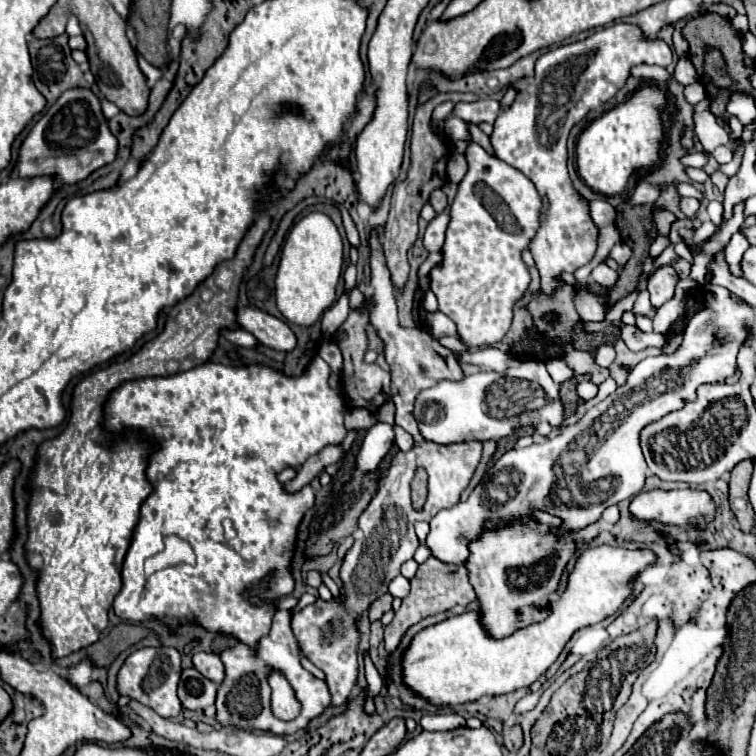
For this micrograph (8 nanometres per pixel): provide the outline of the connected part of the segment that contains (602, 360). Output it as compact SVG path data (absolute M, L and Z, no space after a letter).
M602 345L596 349L596 363L602 367L610 367L612 361L616 359L616 349L614 345Z

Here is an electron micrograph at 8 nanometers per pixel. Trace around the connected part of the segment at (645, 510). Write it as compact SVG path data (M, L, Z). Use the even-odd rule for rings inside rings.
M674 489L648 491L632 499L630 511L638 521L660 521L664 525L706 523L714 517L714 501L706 491Z

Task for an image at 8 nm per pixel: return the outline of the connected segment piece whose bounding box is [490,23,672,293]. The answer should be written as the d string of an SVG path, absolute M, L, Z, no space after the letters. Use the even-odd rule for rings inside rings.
M616 23L612 27L600 29L584 41L576 41L576 43L568 43L568 45L550 49L536 61L534 81L516 95L512 107L502 111L494 123L494 133L490 135L490 141L492 141L492 147L498 155L498 159L502 159L504 163L512 165L522 175L526 175L542 197L542 221L540 221L538 233L534 235L534 241L530 243L530 253L534 257L536 269L540 271L540 279L542 279L540 287L544 293L554 293L554 289L560 285L562 271L572 273L572 271L584 267L586 263L590 263L590 259L596 253L598 229L588 215L586 201L574 189L570 175L568 175L568 167L566 167L568 133L578 121L582 121L586 117L588 111L592 111L592 109L600 107L602 103L606 103L608 99L612 99L618 93L618 89L626 83L626 79L630 77L630 67L638 65L638 63L668 67L672 63L672 49L660 39L648 41L636 25L626 25L626 23Z

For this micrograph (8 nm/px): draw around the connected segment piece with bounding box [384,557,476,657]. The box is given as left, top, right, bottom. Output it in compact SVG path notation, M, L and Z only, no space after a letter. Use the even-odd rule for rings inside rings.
M432 557L432 559L424 561L418 567L418 571L416 571L416 575L414 575L414 579L410 583L412 583L412 589L410 589L408 597L402 601L402 607L396 611L392 623L384 629L384 643L386 643L388 657L392 657L392 653L400 645L400 639L406 635L406 631L412 625L416 625L418 621L422 621L424 617L444 613L444 611L452 609L454 605L466 607L468 603L476 601L476 593L474 593L470 581L468 581L468 573L466 573L466 565L464 563L450 565L450 563L438 561L438 559Z

